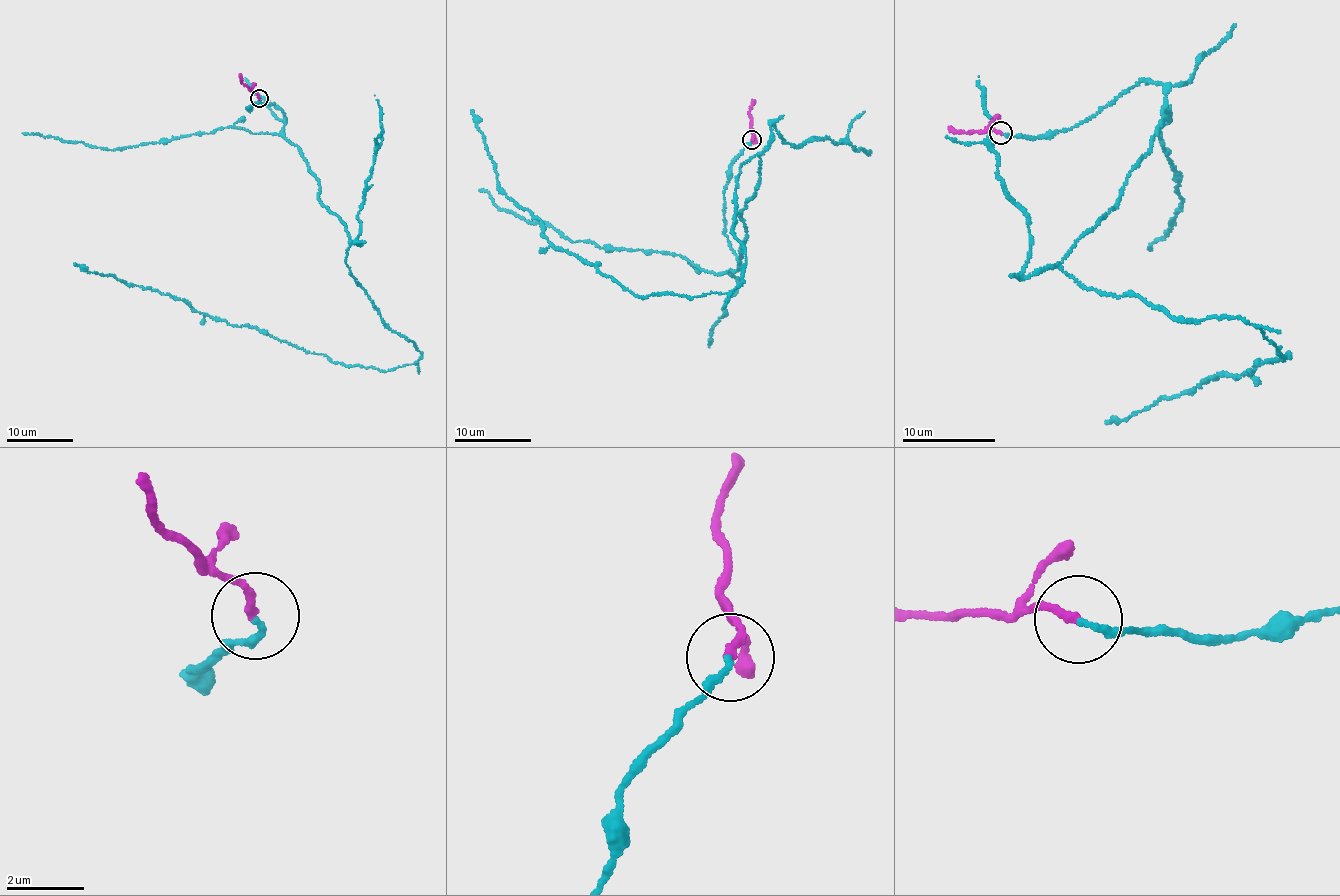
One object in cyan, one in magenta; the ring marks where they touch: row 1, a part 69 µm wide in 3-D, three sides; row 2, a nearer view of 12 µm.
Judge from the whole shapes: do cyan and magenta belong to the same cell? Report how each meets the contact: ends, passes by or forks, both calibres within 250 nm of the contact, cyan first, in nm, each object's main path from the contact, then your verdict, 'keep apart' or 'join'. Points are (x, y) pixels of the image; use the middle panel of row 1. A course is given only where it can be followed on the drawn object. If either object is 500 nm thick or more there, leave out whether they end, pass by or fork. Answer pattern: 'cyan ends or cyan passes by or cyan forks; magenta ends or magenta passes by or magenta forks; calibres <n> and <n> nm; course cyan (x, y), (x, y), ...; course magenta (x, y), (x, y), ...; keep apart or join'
cyan ends; magenta ends; calibres 160 and 200 nm; course cyan (751, 140), (723, 207), (740, 279), (758, 154), (736, 189), (743, 281), (642, 298), (499, 187), (472, 111); course magenta (751, 140), (749, 106), (755, 100); keep apart

